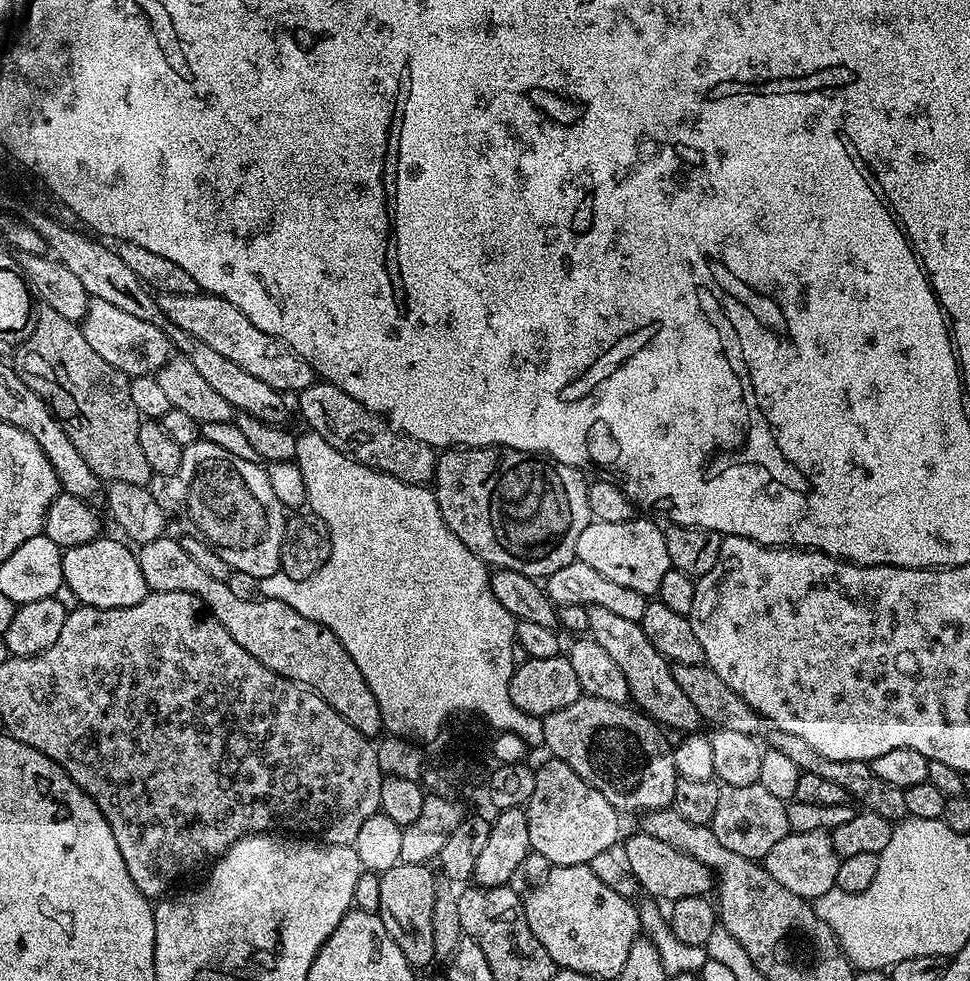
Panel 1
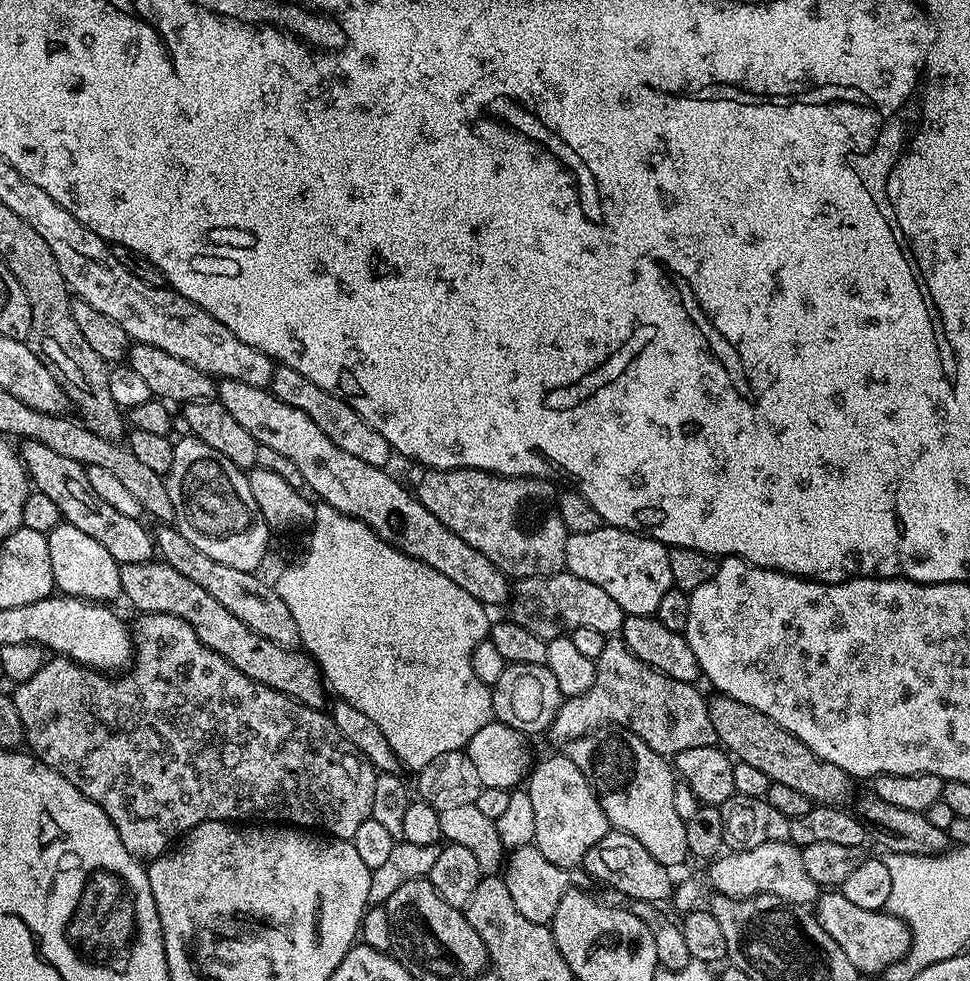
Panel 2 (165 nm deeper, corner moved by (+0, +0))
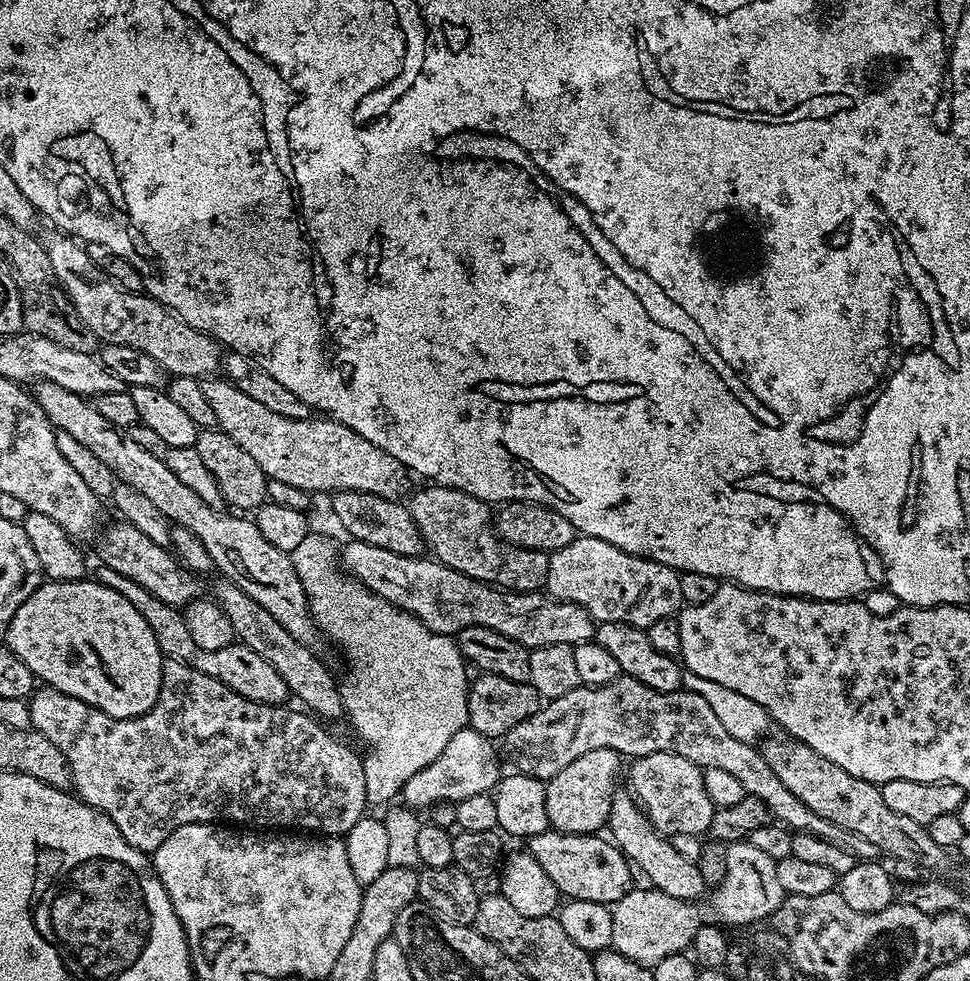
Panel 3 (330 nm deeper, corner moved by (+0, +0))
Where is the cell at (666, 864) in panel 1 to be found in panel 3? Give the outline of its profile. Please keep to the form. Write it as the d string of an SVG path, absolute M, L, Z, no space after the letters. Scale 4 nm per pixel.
M549 830L531 837L526 848L538 865L550 876L559 895L568 900L584 899L586 902L614 905L632 891L634 868L624 853L612 843L611 839L600 834L579 836L569 832Z

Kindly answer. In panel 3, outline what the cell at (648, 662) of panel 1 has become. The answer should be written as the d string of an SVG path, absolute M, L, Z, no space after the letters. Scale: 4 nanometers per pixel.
M622 674L614 682L606 682L597 688L581 686L570 690L570 694L566 694L562 698L547 701L529 720L518 722L518 726L514 726L514 730L506 733L502 738L502 744L504 744L504 750L502 746L503 755L504 752L508 755L509 762L513 764L511 767L515 771L545 782L552 780L554 774L558 774L558 770L566 770L566 766L570 766L570 762L574 762L574 758L582 758L582 754L586 754L590 750L609 748L620 753L621 757L624 758L635 758L659 752L682 754L682 758L690 758L690 762L694 762L700 768L726 770L729 774L734 774L734 778L738 778L738 782L742 782L745 793L749 796L757 796L762 802L766 802L773 817L793 833L806 832L810 836L818 837L819 840L828 840L832 844L842 846L846 851L853 852L857 861L860 862L872 862L881 855L878 846L874 846L874 842L866 842L866 838L842 830L838 826L834 826L834 822L826 822L826 818L822 818L822 814L814 814L814 810L810 810L810 806L806 806L806 802L794 798L794 794L790 794L790 790L786 790L786 786L782 786L782 778L778 778L778 774L774 774L774 770L770 770L770 765L767 764L759 747L753 746L747 740L734 738L734 734L728 733L722 727L722 721L715 716L714 710L710 710L706 698L702 698L696 692L687 690L659 692Z

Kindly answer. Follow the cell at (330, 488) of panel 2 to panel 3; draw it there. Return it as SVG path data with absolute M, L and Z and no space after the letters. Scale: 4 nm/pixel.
M337 492L331 500L337 522L349 532L347 535L351 539L382 546L382 550L394 550L394 554L403 556L419 556L425 551L424 539L420 537L418 526L412 520L411 507L407 503L361 492Z

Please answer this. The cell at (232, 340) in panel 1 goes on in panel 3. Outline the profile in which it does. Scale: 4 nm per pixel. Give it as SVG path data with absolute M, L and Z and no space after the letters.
M52 230L48 237L43 237L42 243L46 254L50 258L50 266L54 266L54 274L61 286L64 287L64 291L68 293L78 318L82 318L82 322L95 334L97 341L104 344L124 344L127 348L142 350L146 354L150 354L150 358L154 358L154 362L162 365L165 372L172 376L208 378L215 373L212 372L215 368L217 371L221 367L222 348L211 336L194 330L194 326L182 322L182 318L178 318L175 312L171 312L164 305L159 304L157 300L152 299L151 296L138 292L127 292L125 288L119 288L92 261L87 247L77 240L76 237L68 235L67 232Z

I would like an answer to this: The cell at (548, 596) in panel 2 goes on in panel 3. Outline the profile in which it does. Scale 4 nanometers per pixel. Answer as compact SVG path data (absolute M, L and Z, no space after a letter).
M349 539L347 543L342 548L342 568L345 573L362 581L374 595L386 598L386 602L417 616L430 630L443 636L455 637L463 628L486 626L490 630L498 630L498 634L506 634L506 638L514 638L514 642L531 650L559 644L587 644L596 635L597 621L592 619L586 609L565 600L556 600L543 591L506 592L502 588L493 588L491 584L478 582L466 574L458 574L458 570L450 570L435 558L424 560L423 555L394 554L394 550L382 550L382 546L374 546L361 540Z

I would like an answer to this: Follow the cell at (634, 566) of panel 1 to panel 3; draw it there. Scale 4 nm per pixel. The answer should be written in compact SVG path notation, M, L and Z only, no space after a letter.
M577 535L570 546L562 546L562 550L551 553L548 557L547 595L556 600L565 600L571 604L582 606L599 622L626 622L630 626L638 626L645 630L658 618L676 616L685 607L680 585L680 573L662 562L648 560L645 556L626 554L626 550L618 550L618 546L610 546L610 542L602 542L602 538L590 538Z

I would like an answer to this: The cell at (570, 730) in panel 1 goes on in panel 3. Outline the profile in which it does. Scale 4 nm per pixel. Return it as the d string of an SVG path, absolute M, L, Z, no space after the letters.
M617 791L612 798L612 809L608 815L606 825L610 839L621 852L645 876L651 887L658 889L662 894L670 894L670 898L682 898L693 902L699 901L705 895L706 886L702 882L702 870L698 870L695 860L678 854L674 850L671 839L663 836L648 820L648 815L639 803L627 791Z

